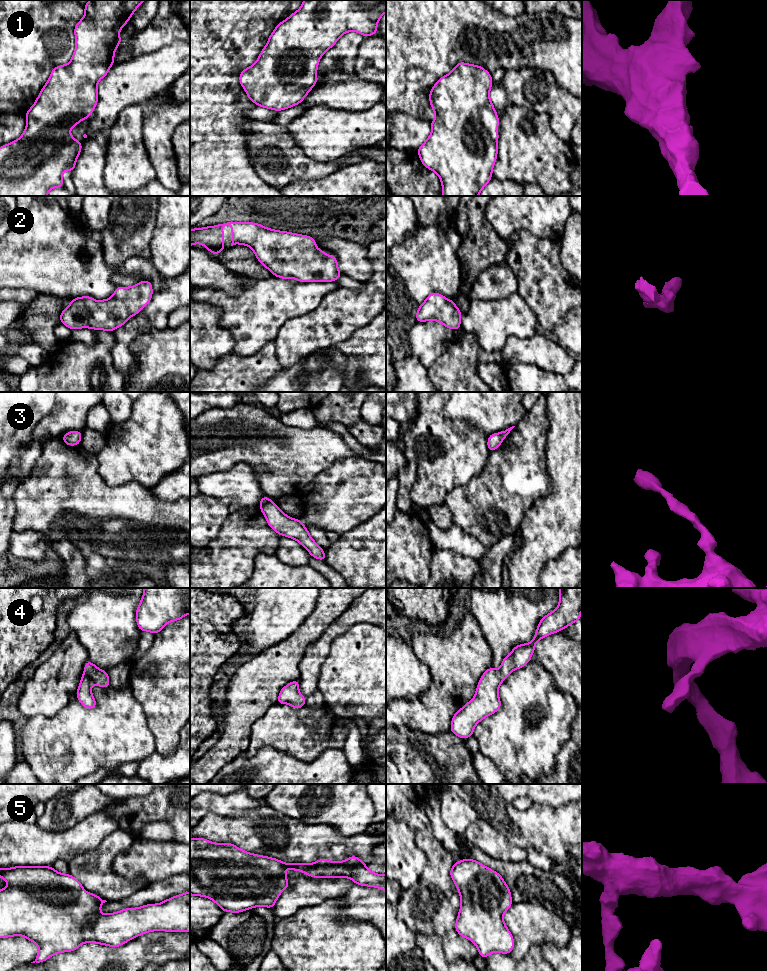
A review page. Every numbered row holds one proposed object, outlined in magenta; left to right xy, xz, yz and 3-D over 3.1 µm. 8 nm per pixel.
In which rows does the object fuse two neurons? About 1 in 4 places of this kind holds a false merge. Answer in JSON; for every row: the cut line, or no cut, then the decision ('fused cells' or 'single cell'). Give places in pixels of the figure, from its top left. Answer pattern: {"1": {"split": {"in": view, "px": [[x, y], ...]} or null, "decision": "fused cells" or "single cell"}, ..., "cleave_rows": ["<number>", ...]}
{"1": {"split": null, "decision": "single cell"}, "2": {"split": null, "decision": "single cell"}, "3": {"split": null, "decision": "single cell"}, "4": {"split": null, "decision": "single cell"}, "5": {"split": null, "decision": "single cell"}, "cleave_rows": []}

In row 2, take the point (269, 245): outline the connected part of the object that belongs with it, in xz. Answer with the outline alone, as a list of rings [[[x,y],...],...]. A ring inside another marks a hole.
[[[227,222],[200,229],[190,230],[190,247],[197,243],[203,244],[206,250],[211,251],[214,256],[224,247],[225,226],[232,227],[232,243],[243,244],[250,247],[258,261],[265,266],[274,276],[282,279],[294,278],[299,282],[329,282],[336,280],[343,275],[338,270],[337,258],[333,255],[326,255],[321,249],[316,248],[315,238],[295,234],[292,232],[277,231],[252,222]]]

